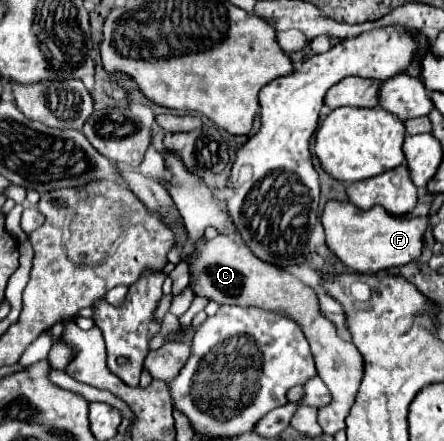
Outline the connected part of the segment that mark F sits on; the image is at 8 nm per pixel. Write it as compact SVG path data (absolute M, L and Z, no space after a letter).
M330 201L324 207L320 223L330 251L356 273L378 273L396 265L418 261L426 247L424 235L428 229L428 217L396 217L382 207L364 211L350 201Z

